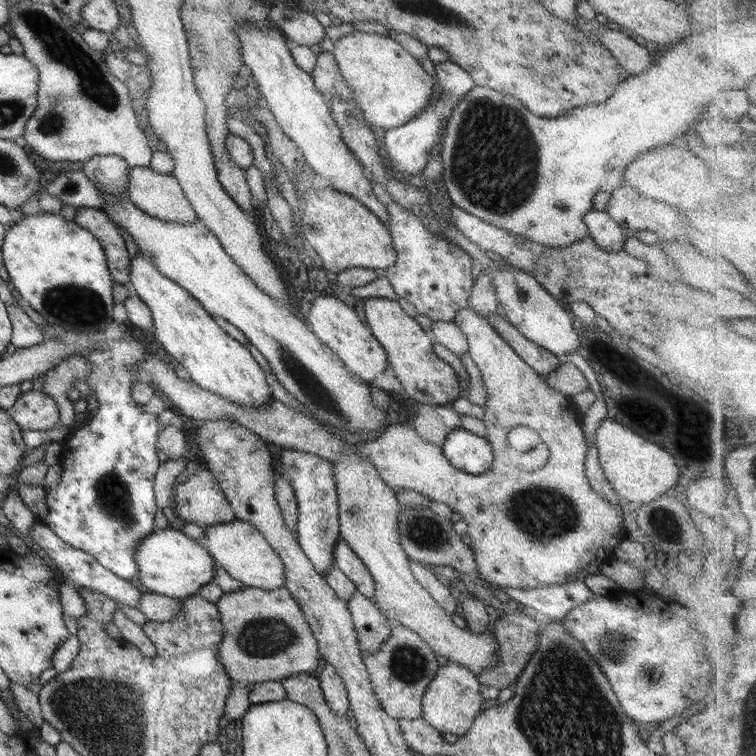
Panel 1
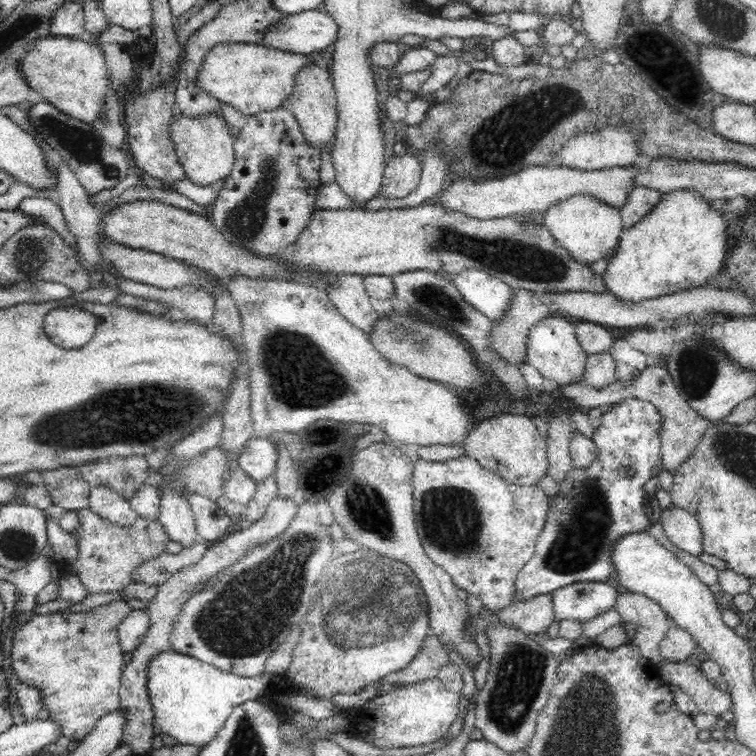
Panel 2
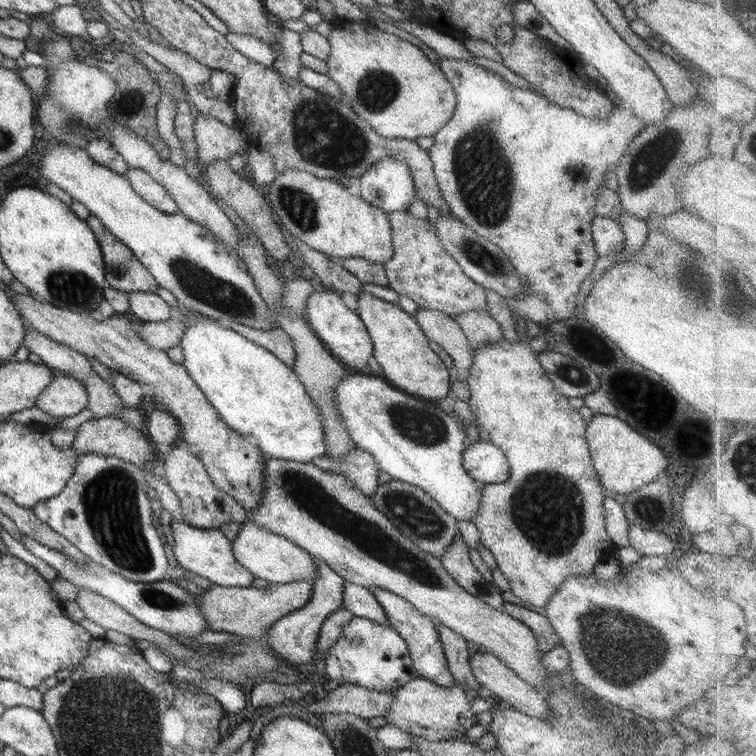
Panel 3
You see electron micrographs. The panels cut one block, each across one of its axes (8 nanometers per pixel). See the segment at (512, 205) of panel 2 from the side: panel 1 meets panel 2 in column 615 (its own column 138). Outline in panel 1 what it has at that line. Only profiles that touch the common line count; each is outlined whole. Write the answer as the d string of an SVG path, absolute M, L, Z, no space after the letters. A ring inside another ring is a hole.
M149 167L130 168L127 192L129 201L151 218L179 224L193 223L198 220L178 182L170 174L157 173Z

